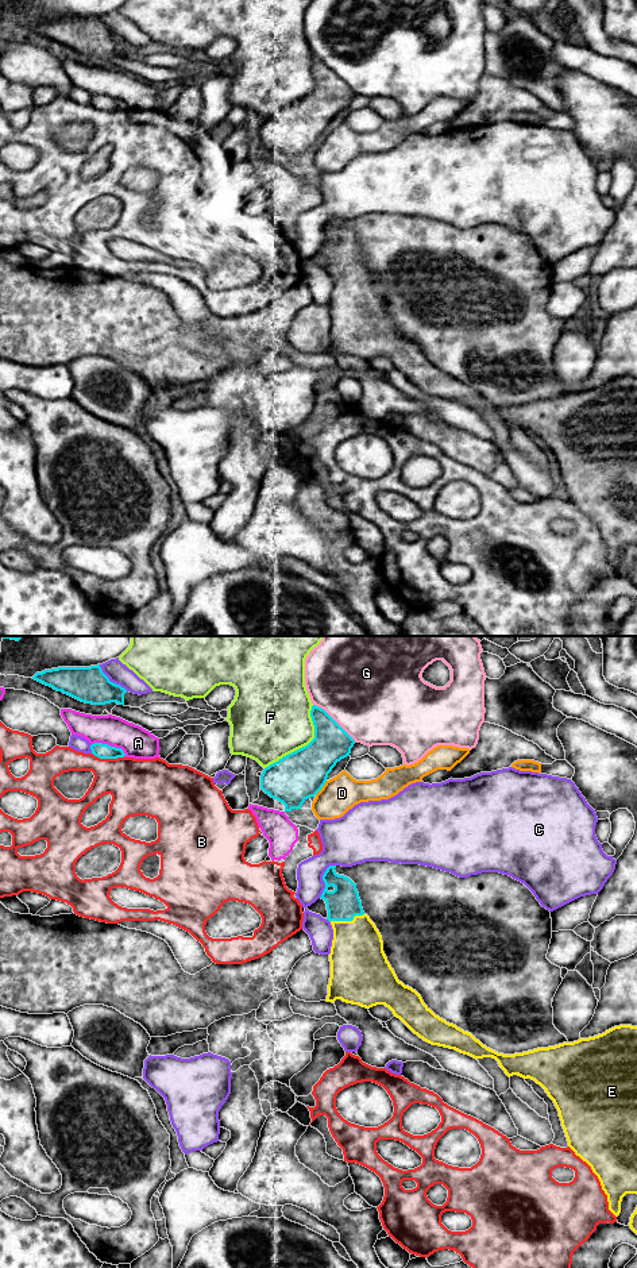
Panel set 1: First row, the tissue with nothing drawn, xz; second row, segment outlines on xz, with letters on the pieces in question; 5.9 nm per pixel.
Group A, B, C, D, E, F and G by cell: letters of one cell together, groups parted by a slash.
A / B / C / D / E / F / G

